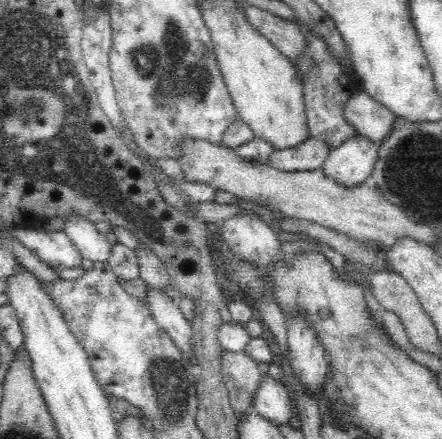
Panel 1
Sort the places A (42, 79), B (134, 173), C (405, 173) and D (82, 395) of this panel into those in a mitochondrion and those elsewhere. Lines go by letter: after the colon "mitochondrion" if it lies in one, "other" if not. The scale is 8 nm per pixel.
A: mitochondrion
B: other
C: mitochondrion
D: other

